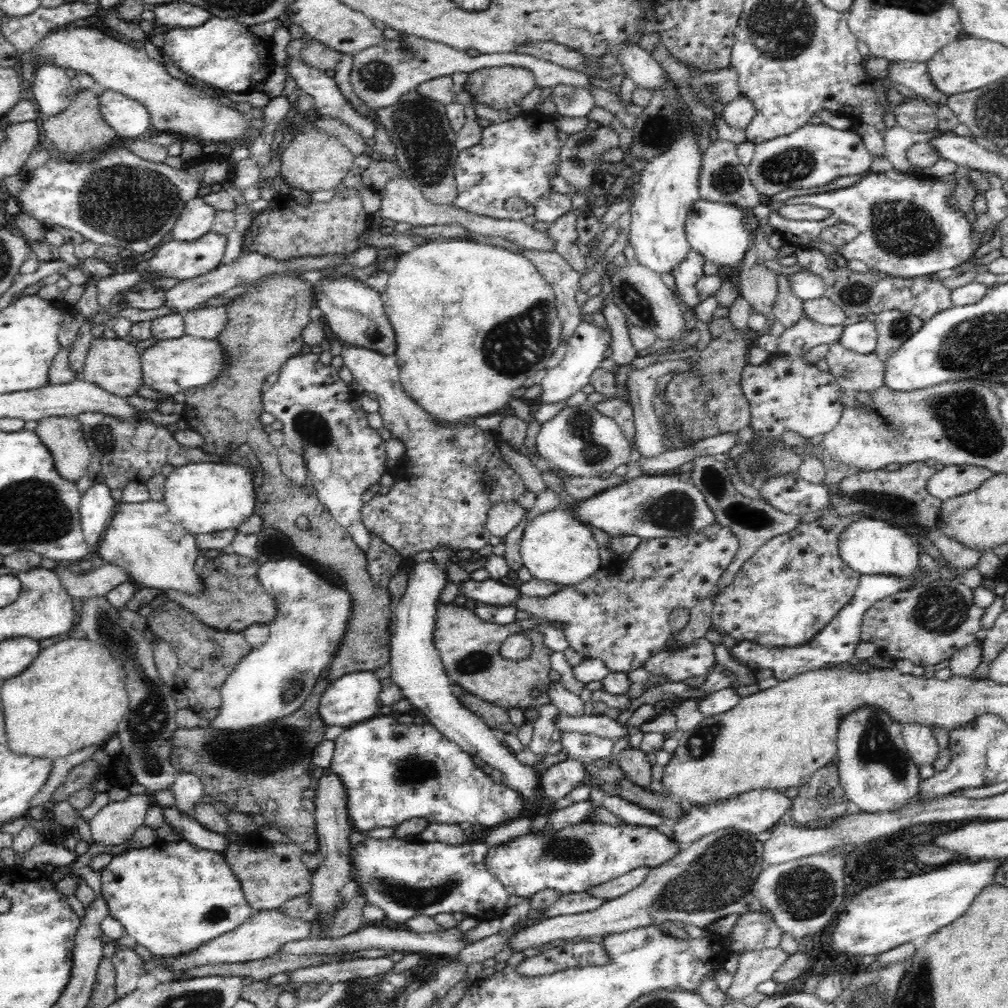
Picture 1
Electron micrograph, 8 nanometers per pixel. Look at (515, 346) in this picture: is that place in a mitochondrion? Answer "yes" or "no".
yes

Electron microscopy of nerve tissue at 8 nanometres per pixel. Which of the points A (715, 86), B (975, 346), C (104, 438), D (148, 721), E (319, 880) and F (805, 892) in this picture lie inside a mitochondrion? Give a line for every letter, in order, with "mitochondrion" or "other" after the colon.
A: mitochondrion
B: mitochondrion
C: mitochondrion
D: mitochondrion
E: other
F: mitochondrion

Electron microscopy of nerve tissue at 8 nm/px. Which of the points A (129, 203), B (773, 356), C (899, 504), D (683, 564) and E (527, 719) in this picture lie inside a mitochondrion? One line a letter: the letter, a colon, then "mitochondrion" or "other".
A: mitochondrion
B: other
C: mitochondrion
D: other
E: other

